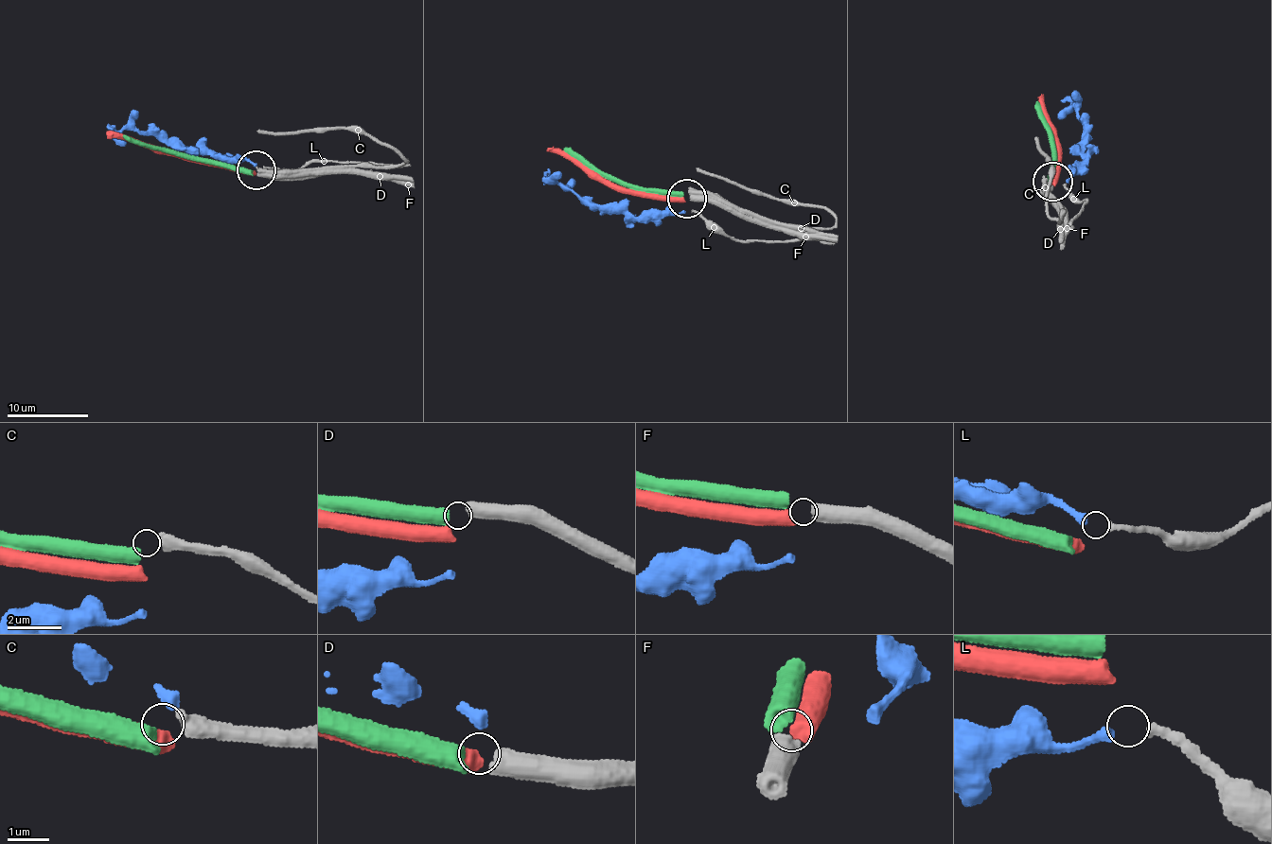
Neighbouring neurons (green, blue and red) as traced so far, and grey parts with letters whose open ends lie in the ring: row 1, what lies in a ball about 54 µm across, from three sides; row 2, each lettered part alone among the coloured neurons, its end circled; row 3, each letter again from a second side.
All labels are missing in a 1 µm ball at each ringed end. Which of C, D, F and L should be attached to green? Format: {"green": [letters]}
{"green": ["D"]}

